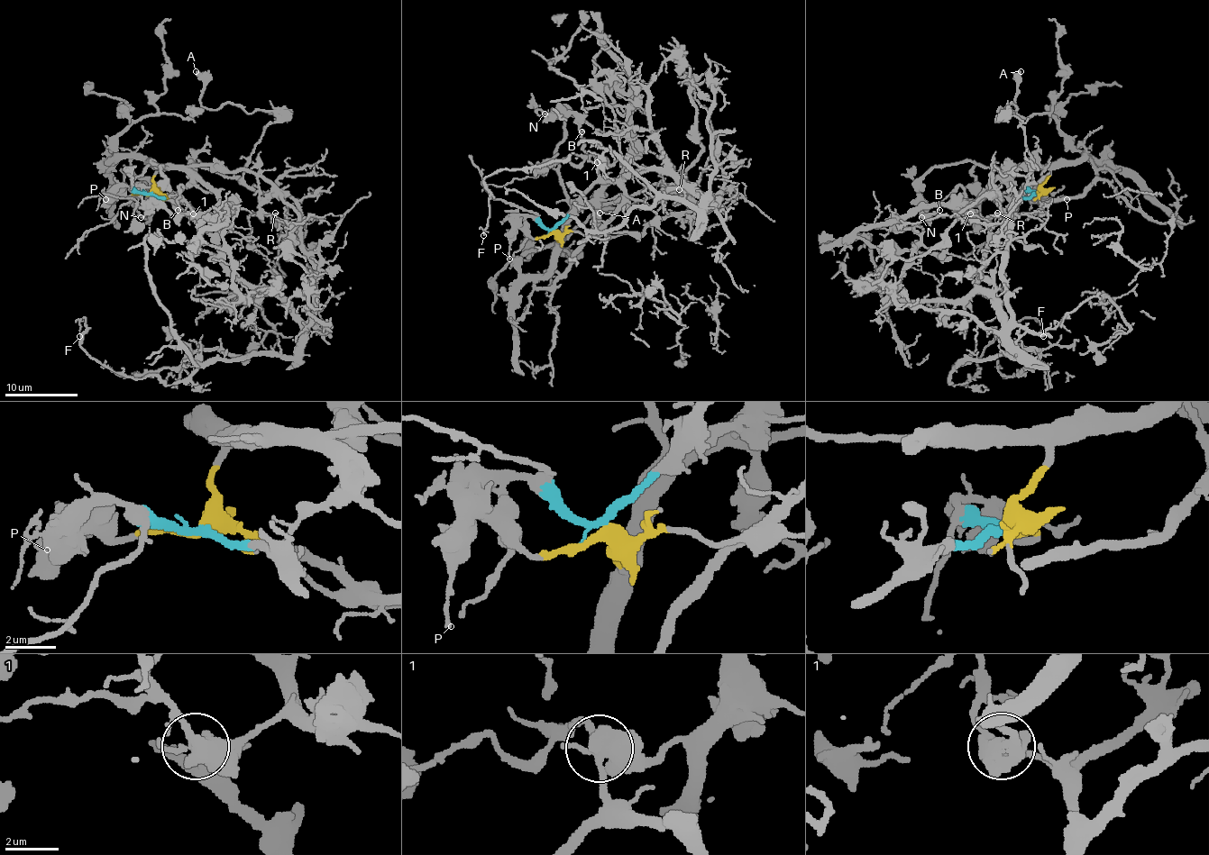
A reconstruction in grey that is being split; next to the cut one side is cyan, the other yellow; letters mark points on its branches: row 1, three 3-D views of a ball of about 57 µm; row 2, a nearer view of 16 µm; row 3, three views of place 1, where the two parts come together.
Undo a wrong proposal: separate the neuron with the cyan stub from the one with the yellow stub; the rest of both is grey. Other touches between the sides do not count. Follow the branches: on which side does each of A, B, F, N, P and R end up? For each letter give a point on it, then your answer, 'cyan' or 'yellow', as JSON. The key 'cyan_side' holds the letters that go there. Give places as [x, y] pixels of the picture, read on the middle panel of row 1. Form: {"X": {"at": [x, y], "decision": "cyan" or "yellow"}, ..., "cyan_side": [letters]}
{"A": {"at": [599, 213], "decision": "yellow"}, "B": {"at": [581, 131], "decision": "cyan"}, "F": {"at": [483, 235], "decision": "cyan"}, "N": {"at": [544, 113], "decision": "yellow"}, "P": {"at": [509, 259], "decision": "yellow"}, "R": {"at": [679, 189], "decision": "cyan"}, "cyan_side": ["B", "F", "R"]}

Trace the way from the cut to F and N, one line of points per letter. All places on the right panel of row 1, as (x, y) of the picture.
F: (1038, 193), (991, 220), (978, 283), (1016, 356), (948, 379), (975, 377), (1023, 318), (1043, 336)
N: (1038, 193), (1048, 174), (1047, 168), (984, 167), (956, 161), (939, 165), (920, 181), (921, 218)

